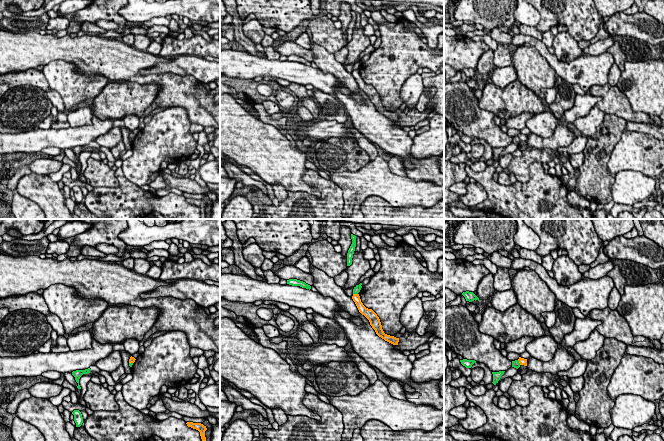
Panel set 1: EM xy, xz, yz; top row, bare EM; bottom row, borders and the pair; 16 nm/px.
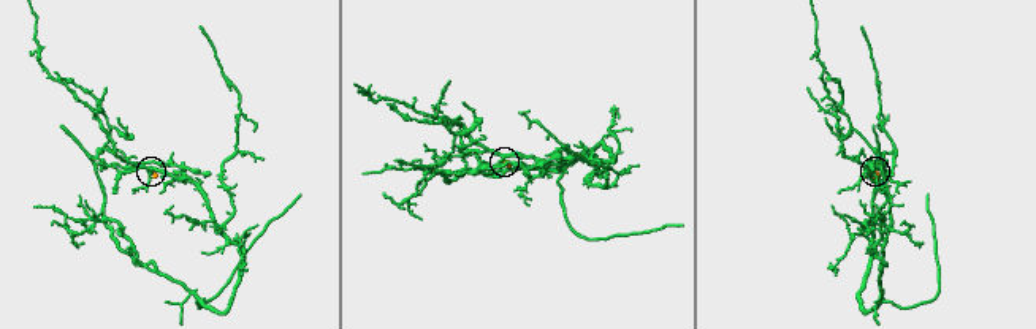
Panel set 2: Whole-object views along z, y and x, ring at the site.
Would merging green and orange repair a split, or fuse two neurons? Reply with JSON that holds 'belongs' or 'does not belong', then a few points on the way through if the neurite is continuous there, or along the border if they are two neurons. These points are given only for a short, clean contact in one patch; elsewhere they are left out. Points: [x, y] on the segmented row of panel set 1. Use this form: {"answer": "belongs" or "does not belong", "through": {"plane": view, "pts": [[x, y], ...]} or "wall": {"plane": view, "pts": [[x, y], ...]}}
{"answer": "does not belong", "wall": {"plane": "xz", "pts": [[353, 293], [357, 294]]}}

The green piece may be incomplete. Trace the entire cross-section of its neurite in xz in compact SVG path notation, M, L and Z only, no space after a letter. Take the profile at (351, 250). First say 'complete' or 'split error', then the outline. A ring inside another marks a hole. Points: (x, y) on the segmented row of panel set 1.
complete | M351 234L352 244L347 253L347 266L352 264L352 258L356 247L356 236Z

